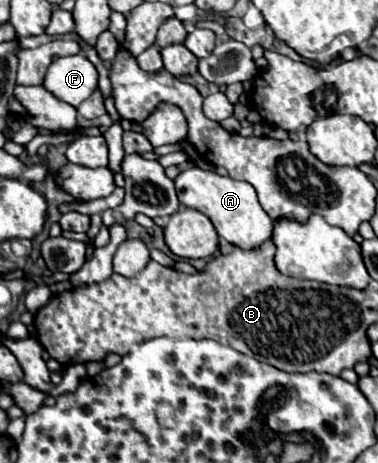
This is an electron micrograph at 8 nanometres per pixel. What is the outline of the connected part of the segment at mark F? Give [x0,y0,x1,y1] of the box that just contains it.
[43,55,97,107]

